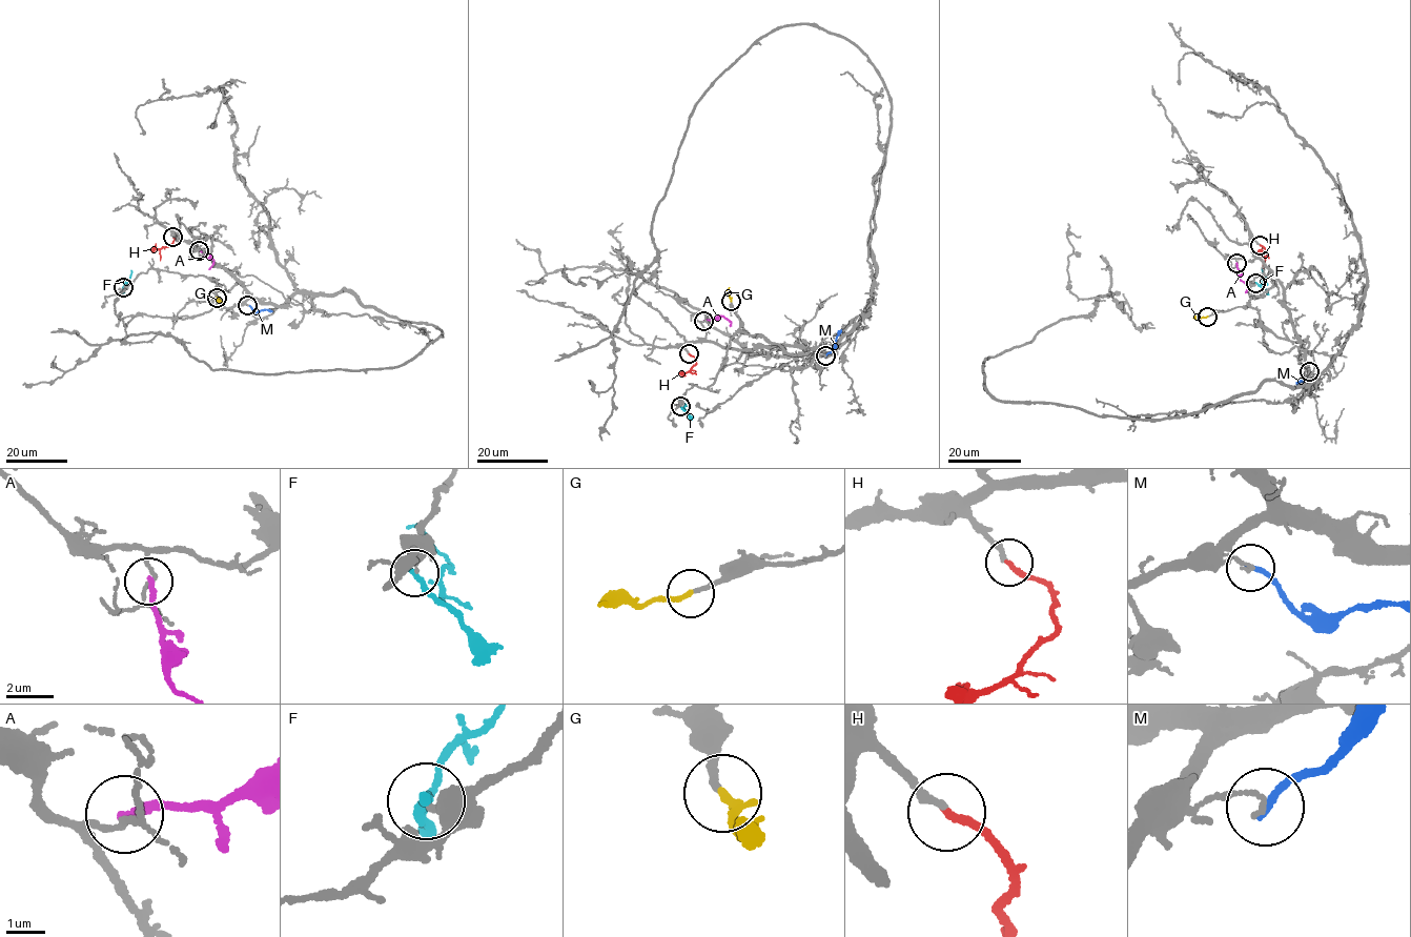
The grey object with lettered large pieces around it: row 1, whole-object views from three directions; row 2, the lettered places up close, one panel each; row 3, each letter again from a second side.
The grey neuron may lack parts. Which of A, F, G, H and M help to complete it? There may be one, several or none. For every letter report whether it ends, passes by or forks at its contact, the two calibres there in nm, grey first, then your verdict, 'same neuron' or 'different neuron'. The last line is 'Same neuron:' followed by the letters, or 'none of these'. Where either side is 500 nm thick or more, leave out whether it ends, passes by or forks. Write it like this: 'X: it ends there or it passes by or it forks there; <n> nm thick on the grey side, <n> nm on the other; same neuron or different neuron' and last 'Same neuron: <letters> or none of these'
A: it ends there; 140 nm thick on the grey side, 240 nm on the other; different neuron
F: it ends there; 280 nm thick on the grey side, 280 nm on the other; different neuron
G: it ends there; 170 nm thick on the grey side, 200 nm on the other; same neuron
H: it ends there; 200 nm thick on the grey side, 200 nm on the other; same neuron
M: it ends there; 120 nm thick on the grey side, 190 nm on the other; different neuron
Same neuron: G, H

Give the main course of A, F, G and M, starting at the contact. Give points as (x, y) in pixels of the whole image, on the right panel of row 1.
A: (1236, 263), (1241, 281), (1246, 284), (1246, 292)
F: (1254, 283), (1263, 282), (1262, 268)
G: (1208, 317), (1193, 318)
M: (1308, 371), (1306, 380), (1296, 384)

